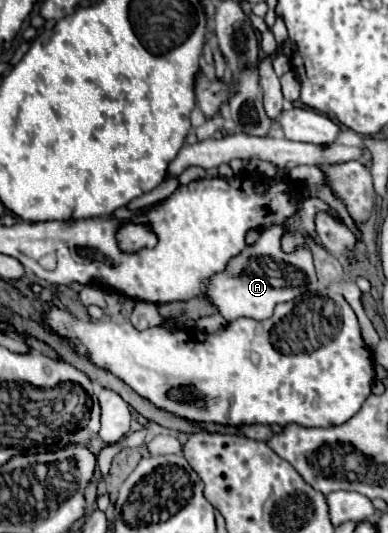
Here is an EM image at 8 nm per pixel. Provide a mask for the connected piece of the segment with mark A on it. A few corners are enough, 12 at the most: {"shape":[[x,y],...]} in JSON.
{"shape":[[281,227],[207,283],[225,321],[267,319],[319,283],[307,249]]}

